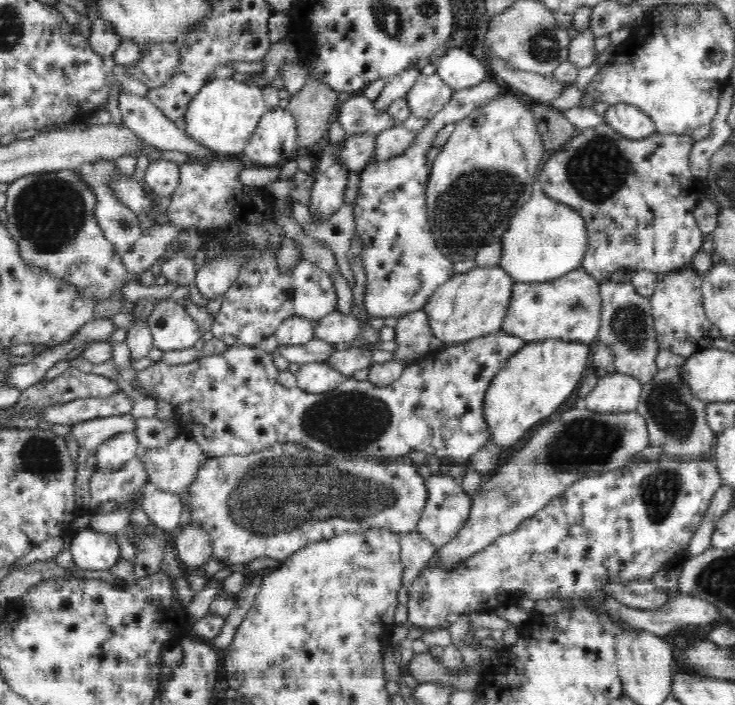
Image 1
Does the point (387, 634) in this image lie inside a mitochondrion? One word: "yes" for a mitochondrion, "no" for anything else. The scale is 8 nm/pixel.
no

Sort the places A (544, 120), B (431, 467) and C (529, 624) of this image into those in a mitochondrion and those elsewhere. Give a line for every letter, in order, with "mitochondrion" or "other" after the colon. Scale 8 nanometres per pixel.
A: other
B: other
C: other

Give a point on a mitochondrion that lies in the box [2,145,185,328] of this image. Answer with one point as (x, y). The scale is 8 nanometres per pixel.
(48, 213)

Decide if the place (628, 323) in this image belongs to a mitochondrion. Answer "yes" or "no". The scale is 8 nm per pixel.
yes

